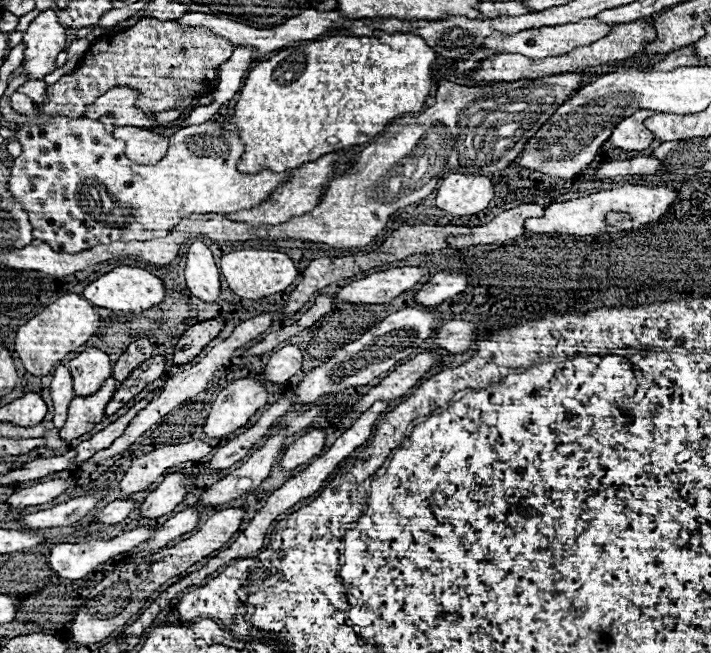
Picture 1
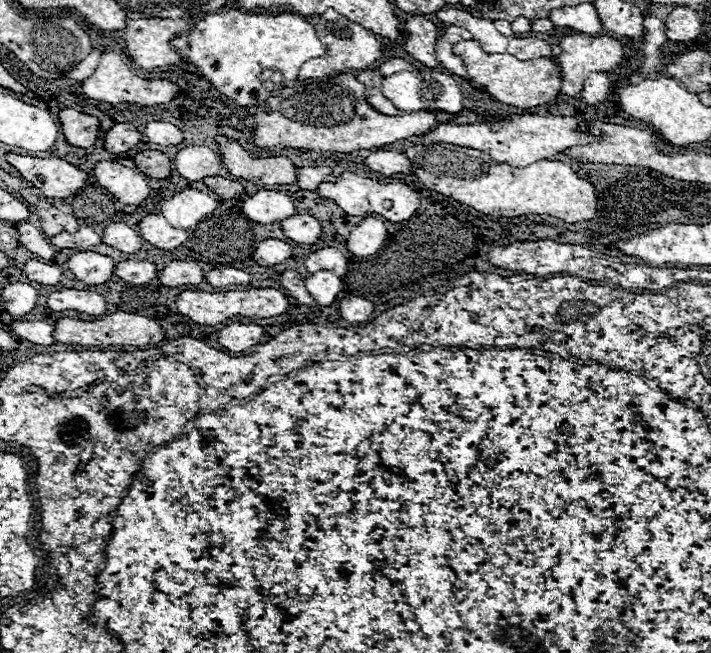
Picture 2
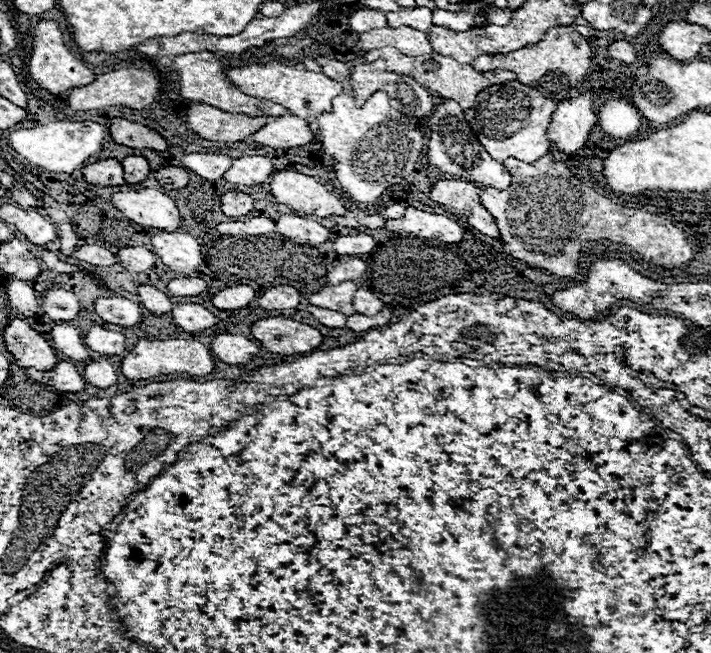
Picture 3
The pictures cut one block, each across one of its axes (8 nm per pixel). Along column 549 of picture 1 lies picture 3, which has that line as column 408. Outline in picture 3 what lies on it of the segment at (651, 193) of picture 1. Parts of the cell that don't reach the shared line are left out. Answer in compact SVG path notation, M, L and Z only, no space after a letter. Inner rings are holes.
M412 206L406 208L406 214L398 220L388 220L386 230L392 232L408 232L420 238L440 240L446 244L460 244L464 240L464 230L444 214L430 214L416 210Z

